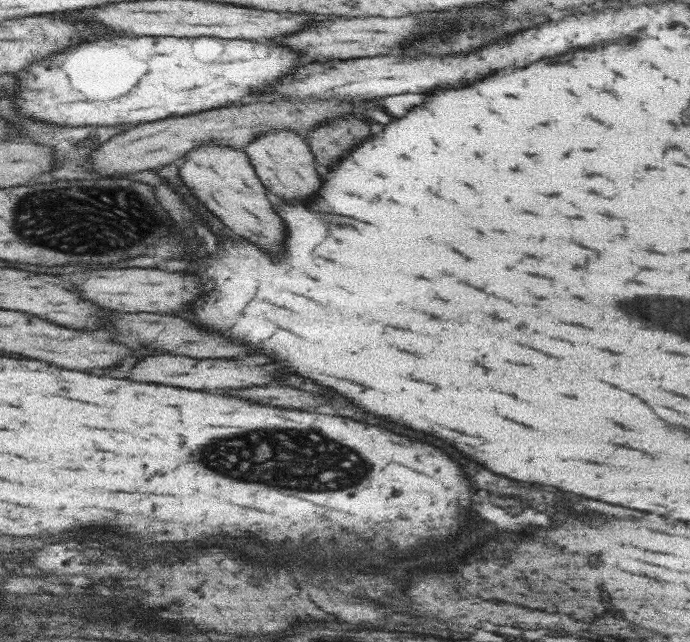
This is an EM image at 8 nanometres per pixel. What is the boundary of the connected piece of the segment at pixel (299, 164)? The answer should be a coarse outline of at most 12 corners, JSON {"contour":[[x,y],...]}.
{"contour":[[267,130],[245,148],[285,200],[323,186],[305,138]]}

